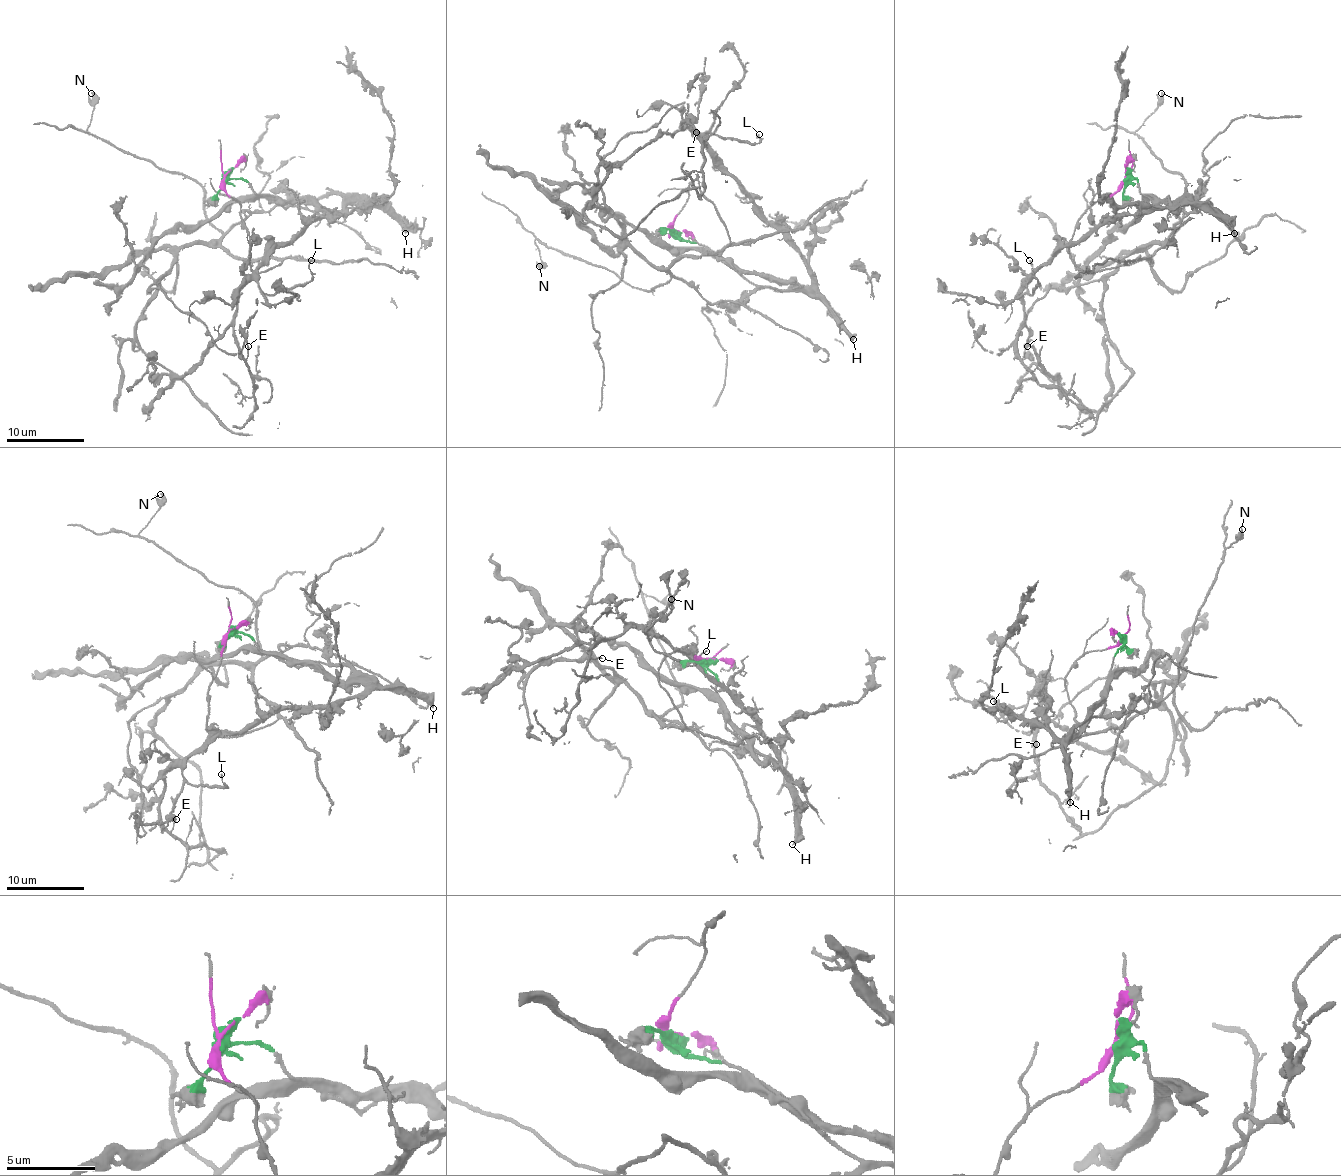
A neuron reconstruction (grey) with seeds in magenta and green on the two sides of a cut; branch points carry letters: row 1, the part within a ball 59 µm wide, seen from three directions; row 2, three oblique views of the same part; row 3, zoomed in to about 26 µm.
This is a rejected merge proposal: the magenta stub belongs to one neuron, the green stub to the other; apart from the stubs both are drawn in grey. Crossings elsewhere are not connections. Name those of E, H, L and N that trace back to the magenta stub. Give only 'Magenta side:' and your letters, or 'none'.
Magenta side: N

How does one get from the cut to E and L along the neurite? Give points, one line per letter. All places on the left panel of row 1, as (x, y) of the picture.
E: (226, 176), (298, 203), (364, 205), (317, 216), (257, 267), (238, 292), (236, 344), (246, 358), (247, 346)
L: (226, 176), (298, 203), (364, 205), (317, 216), (257, 267), (255, 280), (265, 294), (306, 284), (311, 261)

